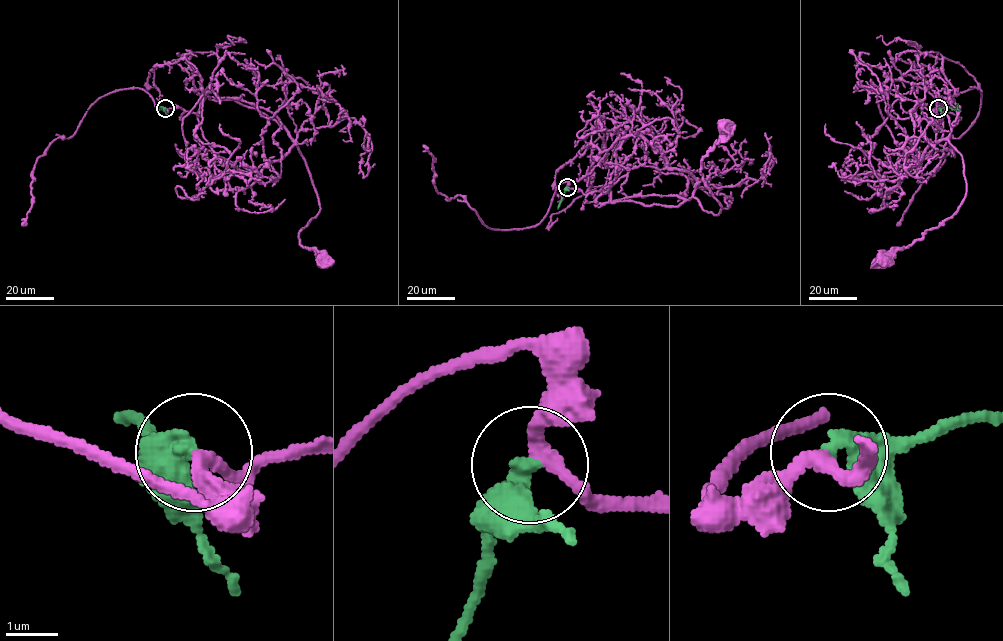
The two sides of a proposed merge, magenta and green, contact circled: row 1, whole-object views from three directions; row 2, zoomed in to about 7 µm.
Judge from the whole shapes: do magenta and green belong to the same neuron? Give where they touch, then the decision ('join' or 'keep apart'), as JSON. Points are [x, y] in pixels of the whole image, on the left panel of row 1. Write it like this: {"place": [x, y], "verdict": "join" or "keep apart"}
{"place": [165, 108], "verdict": "keep apart"}

